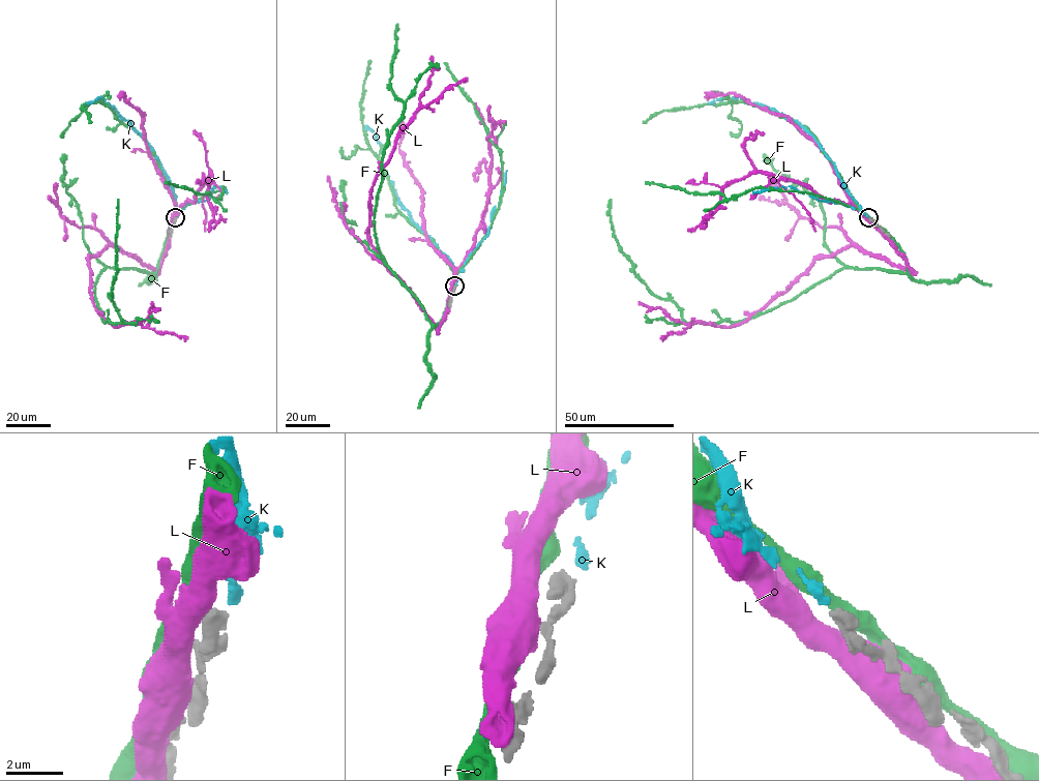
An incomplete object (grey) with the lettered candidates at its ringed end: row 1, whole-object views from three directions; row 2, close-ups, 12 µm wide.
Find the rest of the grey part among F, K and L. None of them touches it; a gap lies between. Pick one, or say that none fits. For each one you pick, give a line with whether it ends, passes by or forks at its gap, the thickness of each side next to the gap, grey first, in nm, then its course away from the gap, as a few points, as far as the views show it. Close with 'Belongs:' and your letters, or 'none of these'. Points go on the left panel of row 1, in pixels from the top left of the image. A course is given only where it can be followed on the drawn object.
K: it ends | 550/340 nm | via (176, 217), (174, 189), (148, 144), (101, 97), (85, 103)
Belongs: K

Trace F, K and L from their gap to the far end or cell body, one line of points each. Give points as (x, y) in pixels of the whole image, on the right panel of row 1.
F: (868, 217), (895, 242), (906, 273), (841, 269), (764, 312), (735, 322), (686, 323), (622, 251), (611, 199)
K: (867, 217), (848, 192), (833, 162), (799, 124), (774, 109), (747, 99), (724, 97), (711, 103)
L: (866, 218), (910, 269), (856, 246), (841, 248), (815, 260), (785, 291), (732, 326), (678, 322), (639, 301)

